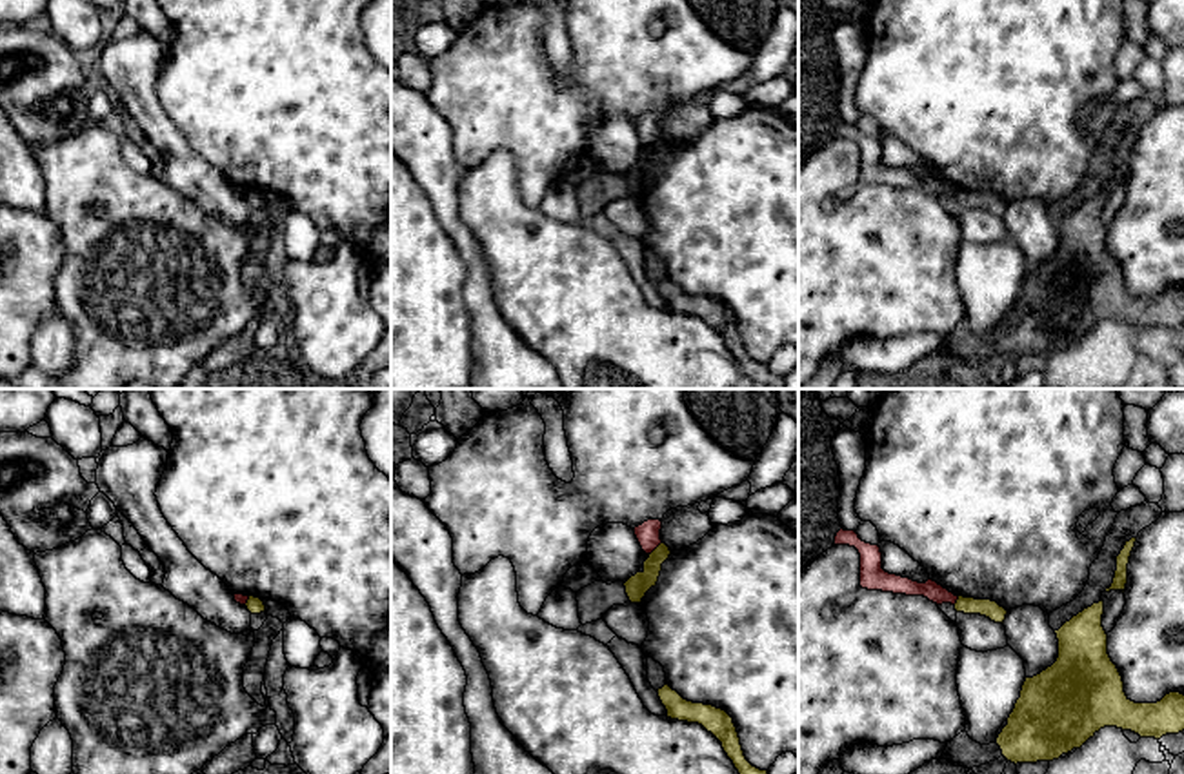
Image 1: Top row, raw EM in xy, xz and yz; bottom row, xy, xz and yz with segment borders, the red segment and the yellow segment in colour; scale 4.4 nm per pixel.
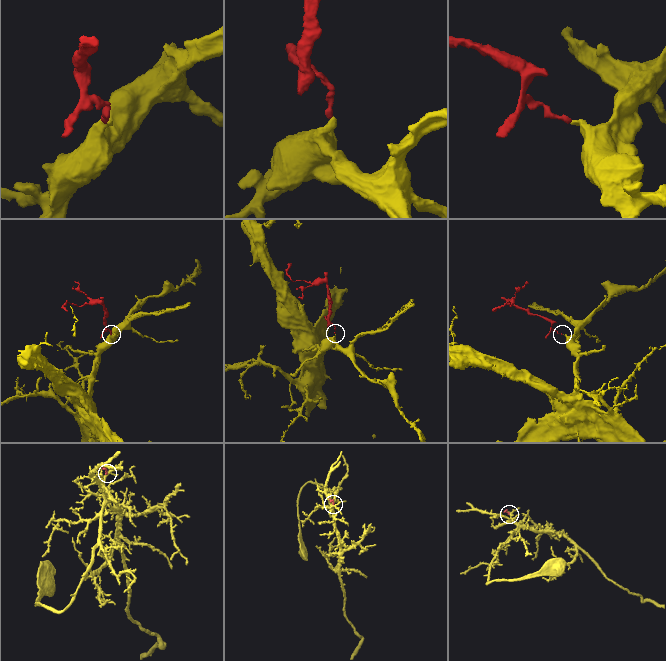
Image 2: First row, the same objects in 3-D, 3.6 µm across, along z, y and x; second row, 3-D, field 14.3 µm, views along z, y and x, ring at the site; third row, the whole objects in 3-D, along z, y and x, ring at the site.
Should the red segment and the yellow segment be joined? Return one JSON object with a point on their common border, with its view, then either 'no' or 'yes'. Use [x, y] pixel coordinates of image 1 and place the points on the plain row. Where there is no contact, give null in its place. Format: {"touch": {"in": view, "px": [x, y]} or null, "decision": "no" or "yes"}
{"touch": {"in": "xz", "px": [655, 140]}, "decision": "no"}

